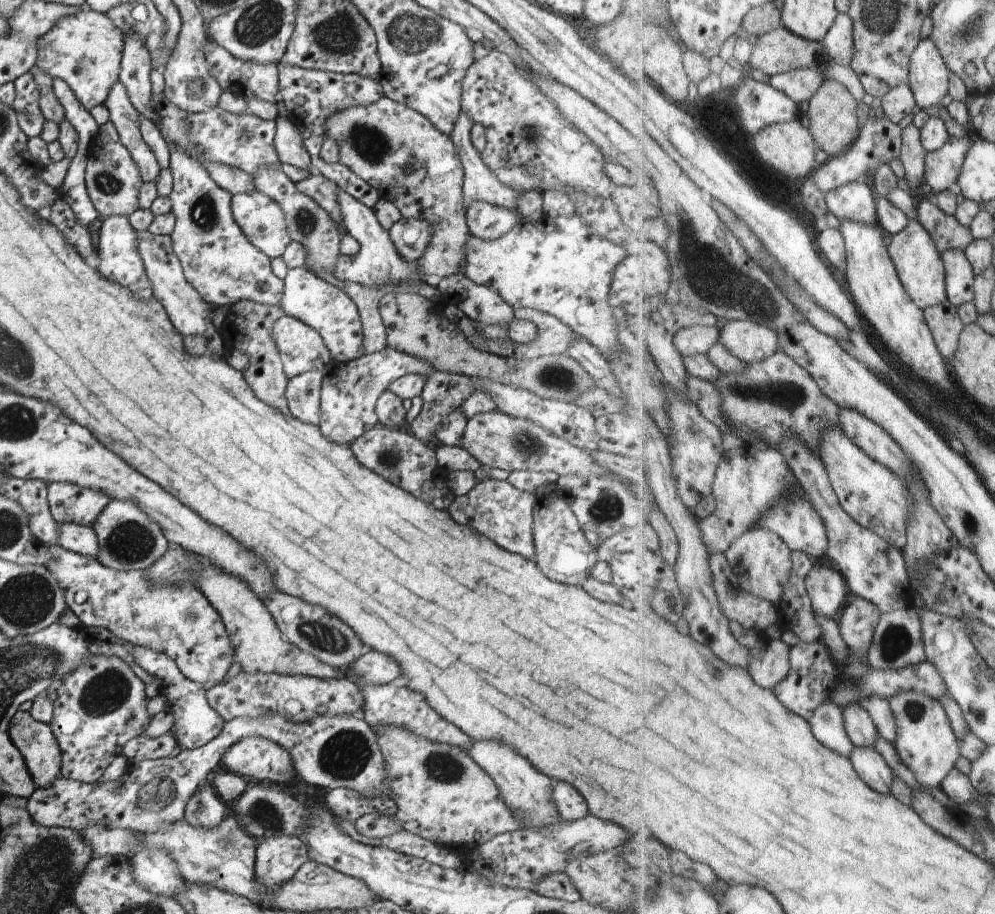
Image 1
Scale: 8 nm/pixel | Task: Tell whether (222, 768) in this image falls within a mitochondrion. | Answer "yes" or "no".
no

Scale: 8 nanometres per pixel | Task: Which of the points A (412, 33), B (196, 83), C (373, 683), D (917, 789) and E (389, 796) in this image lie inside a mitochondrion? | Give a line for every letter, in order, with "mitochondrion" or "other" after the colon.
A: mitochondrion
B: mitochondrion
C: other
D: other
E: other

